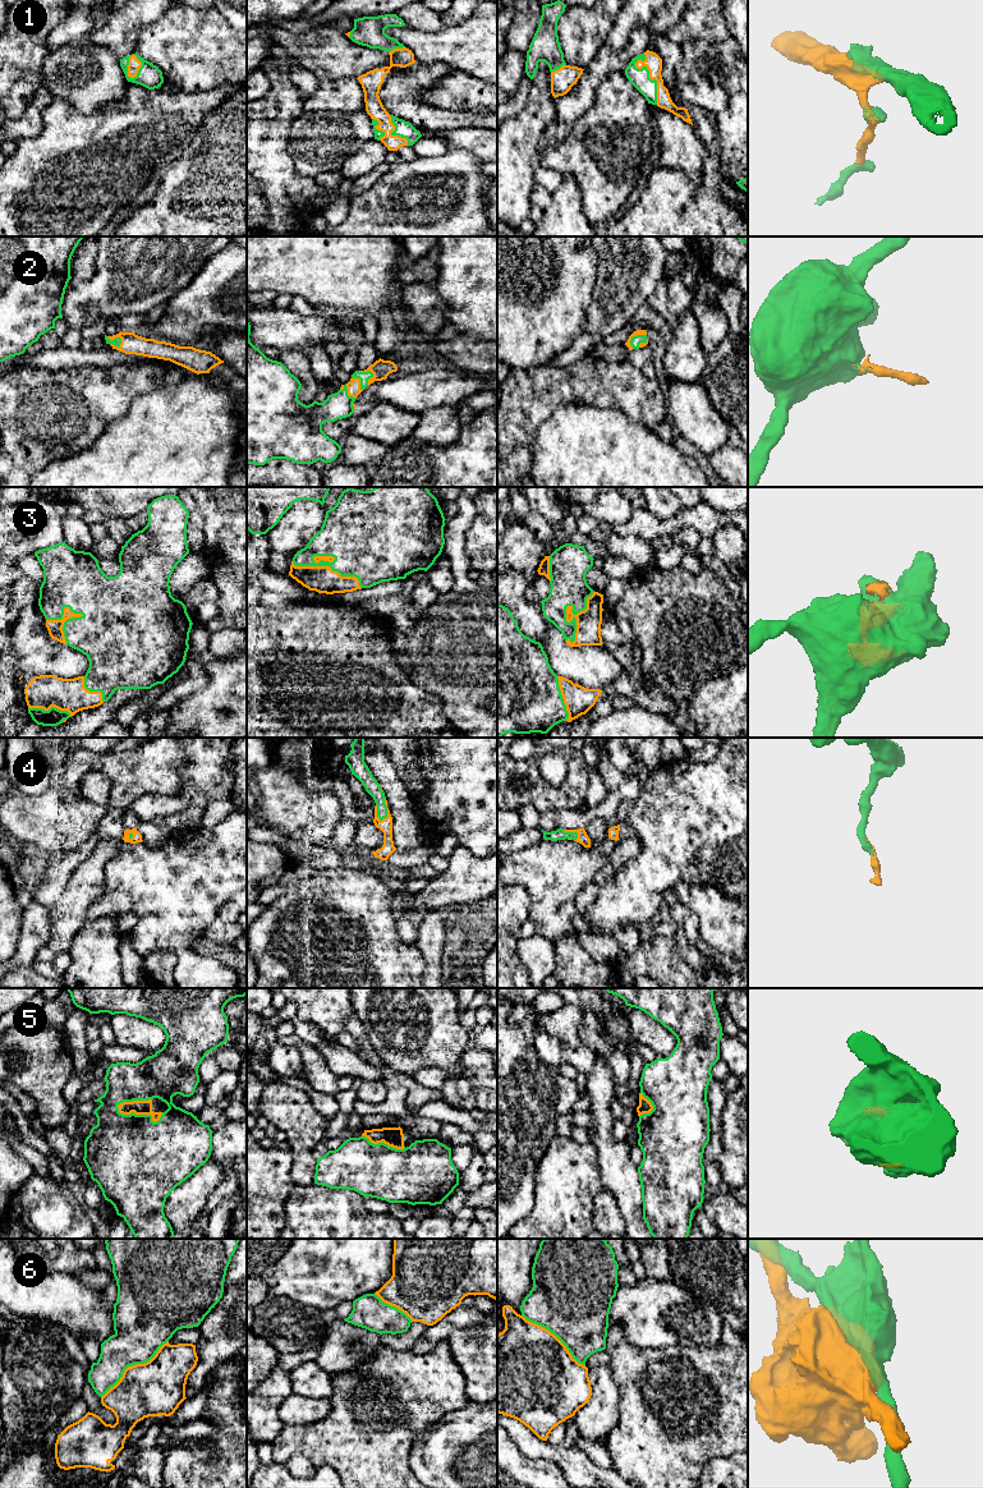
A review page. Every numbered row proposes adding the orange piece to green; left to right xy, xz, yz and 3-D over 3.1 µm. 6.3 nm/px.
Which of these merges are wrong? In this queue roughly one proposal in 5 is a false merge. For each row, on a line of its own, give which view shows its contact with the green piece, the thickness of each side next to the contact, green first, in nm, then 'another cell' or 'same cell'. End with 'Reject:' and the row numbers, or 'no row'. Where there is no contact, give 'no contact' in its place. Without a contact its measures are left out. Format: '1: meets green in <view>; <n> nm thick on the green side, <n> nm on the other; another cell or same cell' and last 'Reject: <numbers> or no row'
1: meets green in yz; 120 nm thick on the green side, 110 nm on the other; same cell
2: meets green in xy; 50 nm thick on the green side, 130 nm on the other; same cell
3: meets green in xz; 400 nm thick on the green side, 170 nm on the other; same cell
4: meets green in xz; 90 nm thick on the green side, 80 nm on the other; same cell
5: meets green in xy; 500 nm thick on the green side, 100 nm on the other; same cell
6: meets green in xy; 360 nm thick on the green side, 360 nm on the other; another cell
Reject: 6

